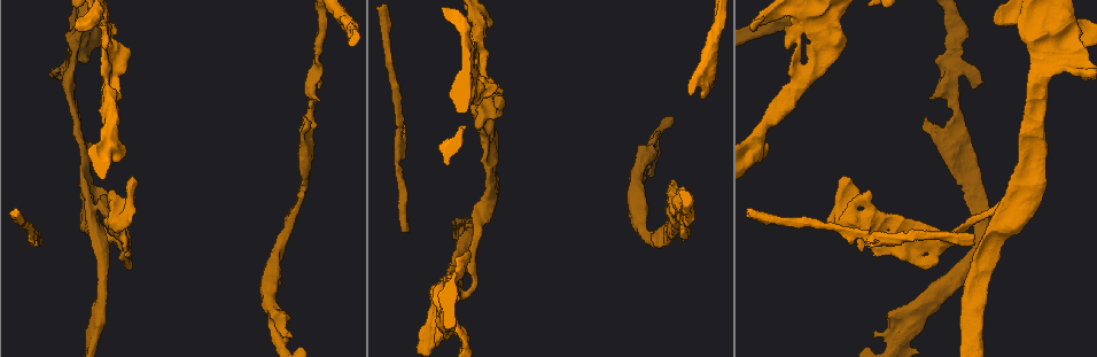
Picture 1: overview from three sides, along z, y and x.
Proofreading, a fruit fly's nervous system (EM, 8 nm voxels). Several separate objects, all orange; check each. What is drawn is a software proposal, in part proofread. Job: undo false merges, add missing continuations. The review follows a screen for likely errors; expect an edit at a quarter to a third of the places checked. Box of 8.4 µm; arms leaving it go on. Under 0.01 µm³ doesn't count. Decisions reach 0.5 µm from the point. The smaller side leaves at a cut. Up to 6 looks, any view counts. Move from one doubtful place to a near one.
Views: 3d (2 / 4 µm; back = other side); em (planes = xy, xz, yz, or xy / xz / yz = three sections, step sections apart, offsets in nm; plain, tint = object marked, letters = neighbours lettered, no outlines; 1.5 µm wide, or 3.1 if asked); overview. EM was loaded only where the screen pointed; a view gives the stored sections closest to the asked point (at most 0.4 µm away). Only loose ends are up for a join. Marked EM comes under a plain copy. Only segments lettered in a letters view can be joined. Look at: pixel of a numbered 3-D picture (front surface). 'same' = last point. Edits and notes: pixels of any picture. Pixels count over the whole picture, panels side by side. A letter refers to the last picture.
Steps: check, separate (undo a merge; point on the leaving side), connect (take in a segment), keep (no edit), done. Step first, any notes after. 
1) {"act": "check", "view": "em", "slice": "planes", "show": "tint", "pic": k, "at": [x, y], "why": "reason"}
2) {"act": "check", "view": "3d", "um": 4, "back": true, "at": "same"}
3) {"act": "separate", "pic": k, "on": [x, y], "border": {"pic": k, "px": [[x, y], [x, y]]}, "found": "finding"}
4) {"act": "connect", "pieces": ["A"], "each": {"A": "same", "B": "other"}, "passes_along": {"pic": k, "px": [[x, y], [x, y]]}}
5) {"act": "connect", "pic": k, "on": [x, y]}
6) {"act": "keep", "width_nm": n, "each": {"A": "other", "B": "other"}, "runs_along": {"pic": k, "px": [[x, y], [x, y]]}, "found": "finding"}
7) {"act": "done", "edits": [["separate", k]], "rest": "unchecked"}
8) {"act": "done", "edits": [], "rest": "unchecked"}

{"act": "check", "view": "3d", "um": 4, "pic": 1, "at": [807, 38], "why": "free end"}

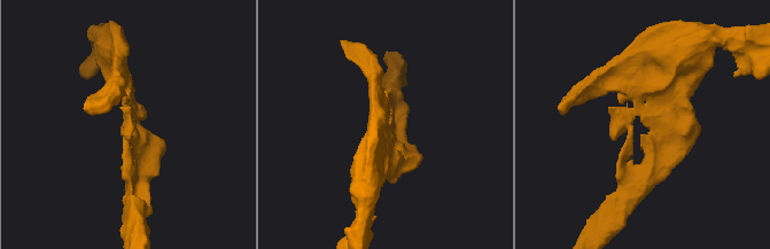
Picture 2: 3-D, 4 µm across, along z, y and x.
{"act": "check", "view": "em", "slice": "xz", "step": 4, "show": "letters", "pic": 2, "at": [387, 129]}

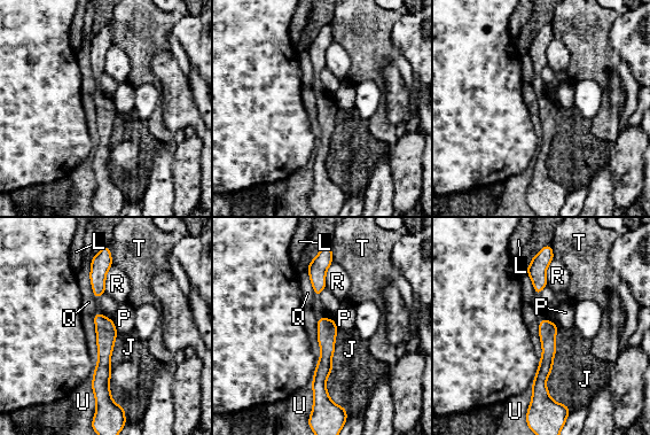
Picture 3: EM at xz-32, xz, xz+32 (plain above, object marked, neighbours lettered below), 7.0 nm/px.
{"act": "keep", "each": {"J": "other", "L": "other", "P": "other", "Q": "other", "R": "other", "T": "other", "U": "other"}, "border": {"pic": 3, "px": [[111, 318], [118, 332]]}, "found": "none of them fits"}

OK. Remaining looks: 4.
{"act": "check", "view": "em", "slice": "yz", "step": 8, "show": "tint", "pic": 1, "at": [485, 108], "why": "arms part here"}

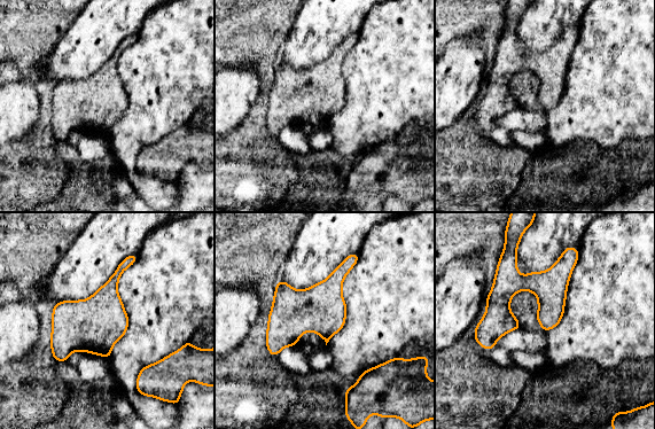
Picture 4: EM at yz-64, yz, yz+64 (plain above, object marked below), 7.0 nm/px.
{"act": "check", "view": "em", "slice": "planes", "show": "letters", "at": "same"}

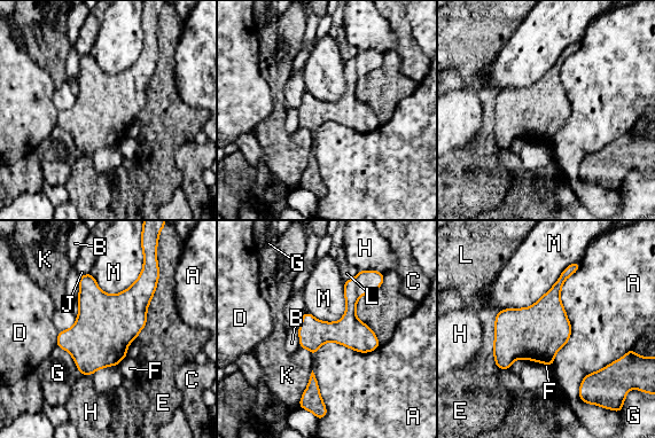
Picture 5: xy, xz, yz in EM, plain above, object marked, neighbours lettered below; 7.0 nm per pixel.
{"act": "keep", "each": {"A": "other", "B": "other", "C": "other", "D": "other", "E": "other", "F": "other", "G": "other", "H": "other", "J": "other", "K": "other", "L": "other", "M": "other"}, "runs_along": {"pic": 5, "px": [[367, 283], [335, 331], [302, 344]]}, "found": "all the same neuron"}

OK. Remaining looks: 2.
{"act": "check", "view": "3d", "um": 2, "pic": 1, "at": [925, 269], "why": "branch stops here"}

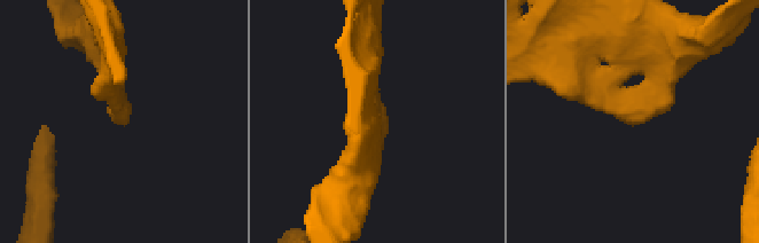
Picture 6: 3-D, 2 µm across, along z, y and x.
{"act": "check", "view": "em", "slice": "planes", "show": "letters", "pic": 6, "at": [121, 122]}

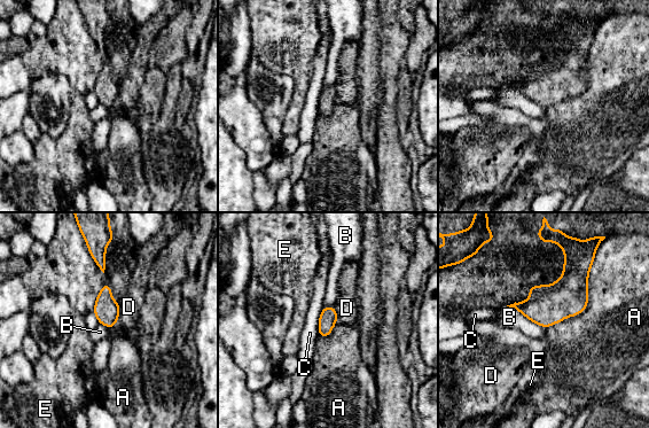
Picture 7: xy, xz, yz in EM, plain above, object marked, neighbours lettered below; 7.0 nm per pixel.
{"act": "keep", "each": {"A": "other", "B": "other", "C": "other", "D": "other", "E": "other"}, "found": "none of them fits"}

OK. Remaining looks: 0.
{"act": "done", "edits": [], "rest": "unchecked"}

